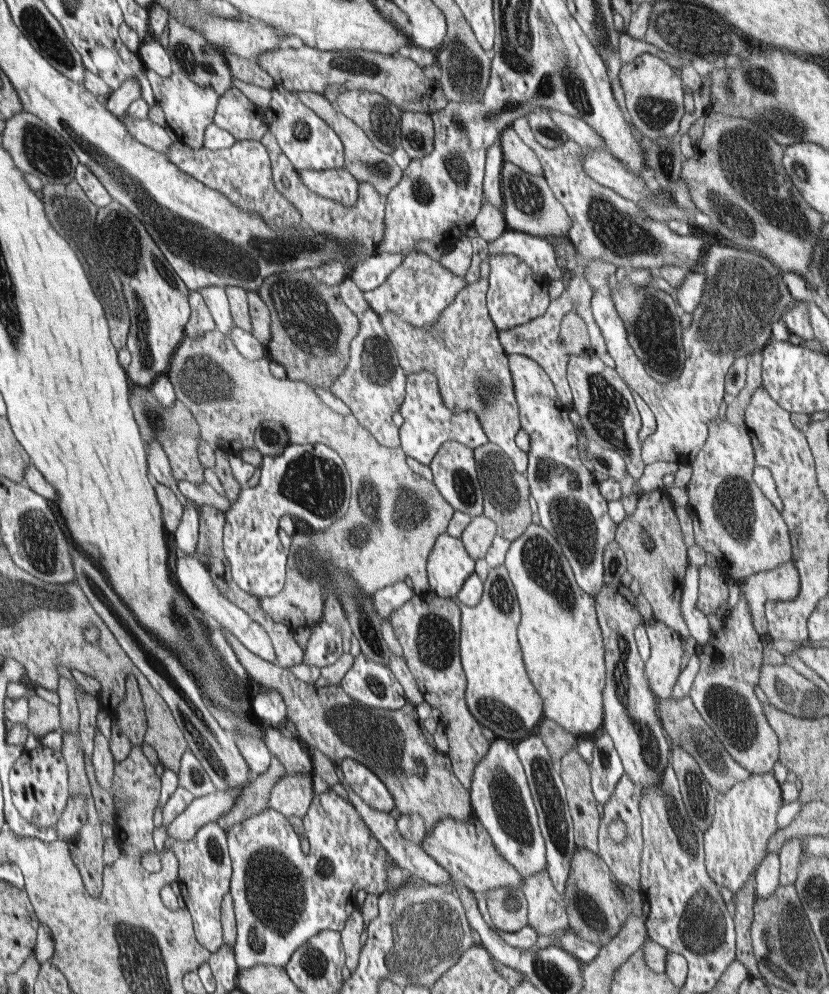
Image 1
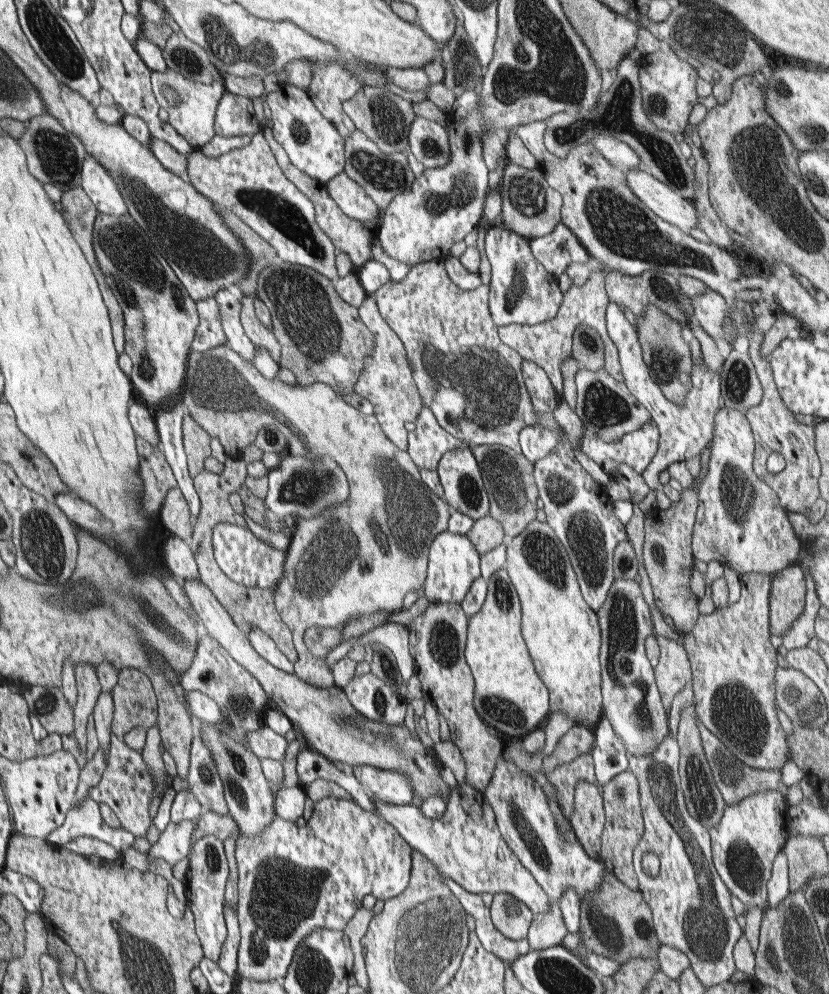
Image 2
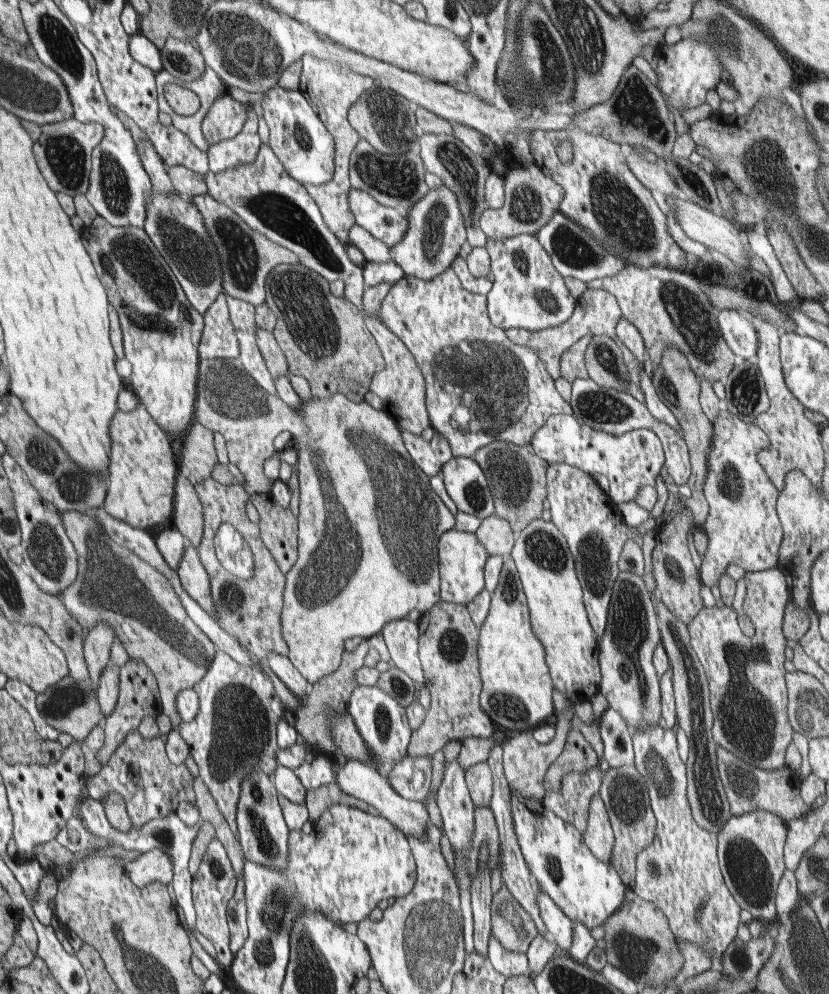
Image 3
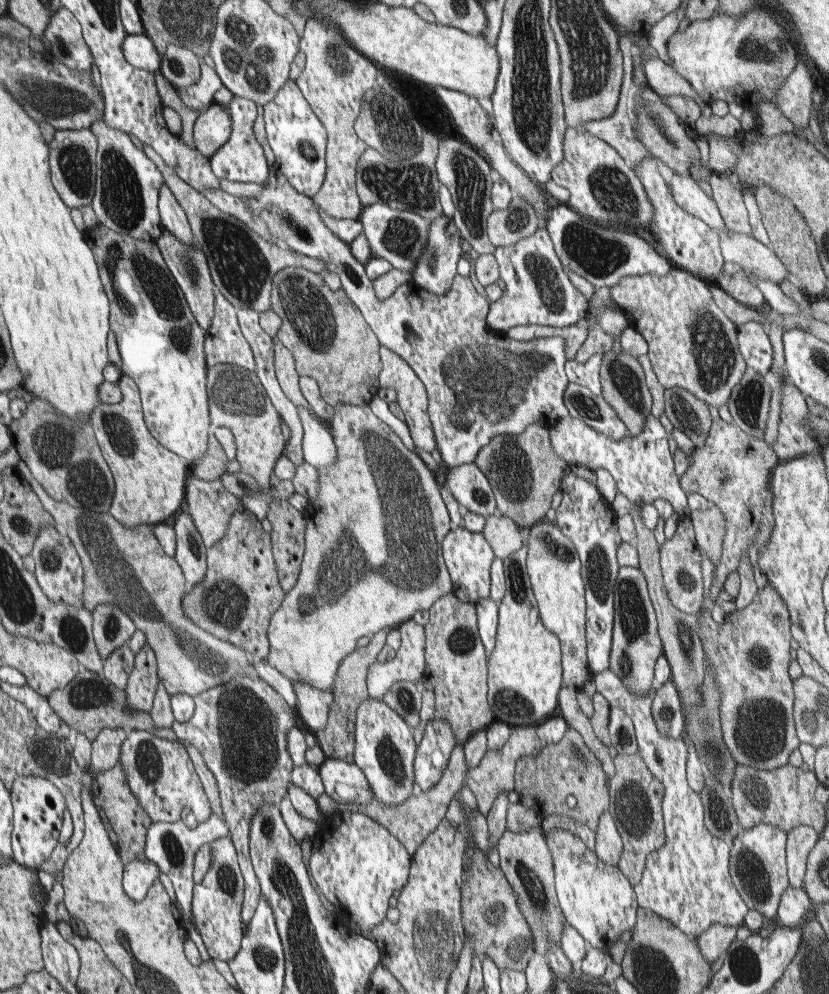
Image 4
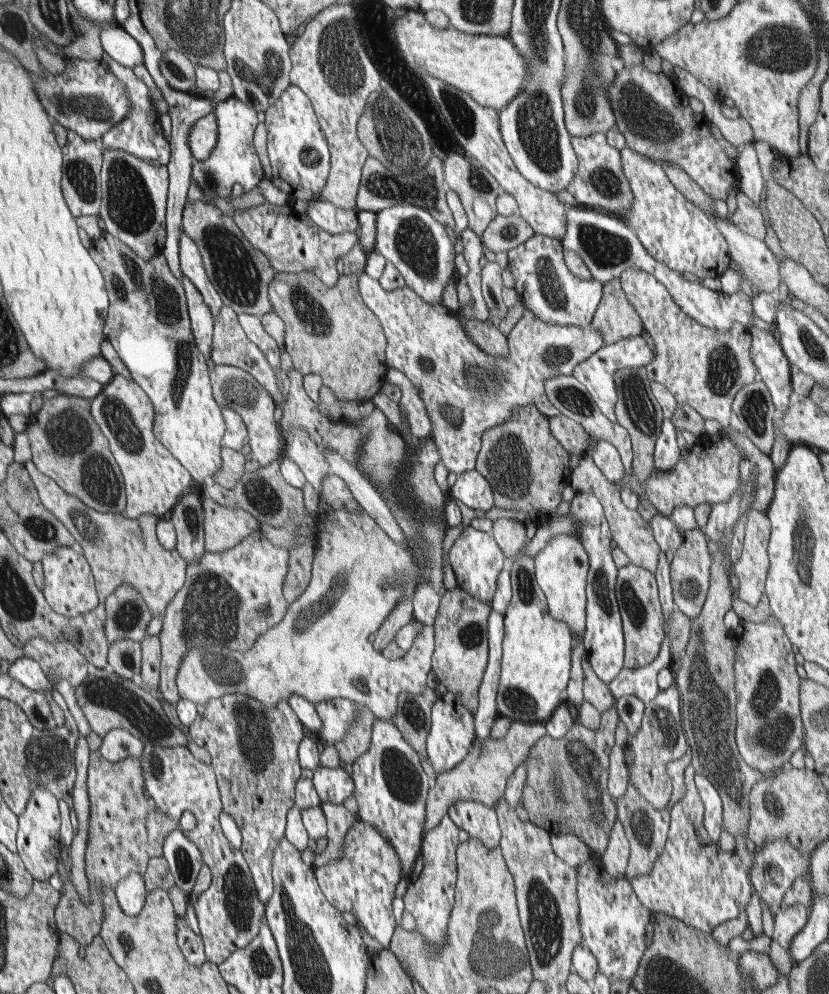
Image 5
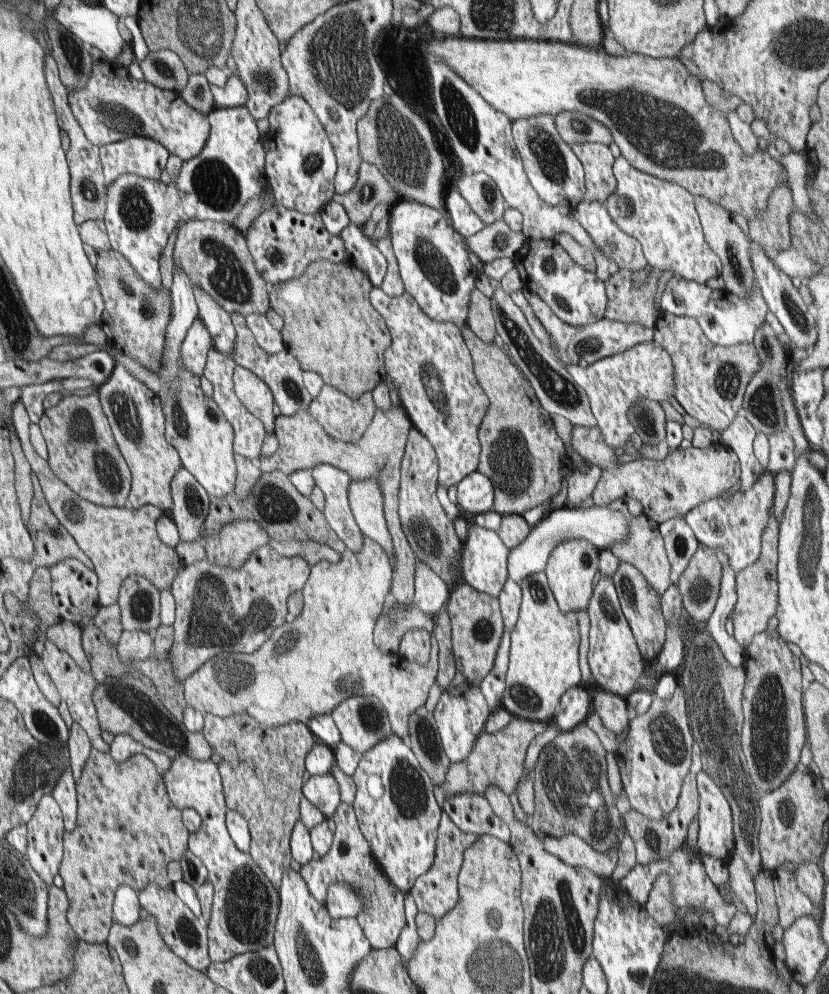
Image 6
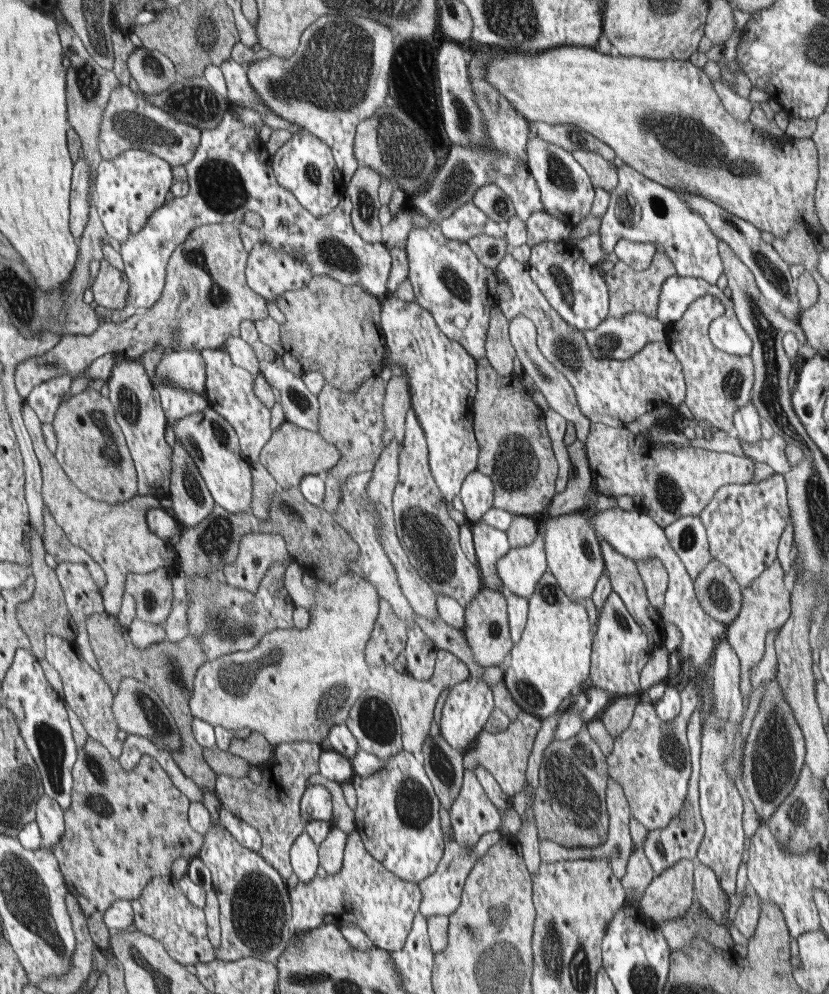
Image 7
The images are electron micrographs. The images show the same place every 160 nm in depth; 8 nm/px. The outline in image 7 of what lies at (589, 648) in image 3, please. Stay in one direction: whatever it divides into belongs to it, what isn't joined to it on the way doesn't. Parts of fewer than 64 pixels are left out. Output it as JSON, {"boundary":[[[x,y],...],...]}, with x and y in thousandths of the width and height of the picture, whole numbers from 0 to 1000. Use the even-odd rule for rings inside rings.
{"boundary":[[[695,513],[657,525],[655,544],[661,574],[673,585],[676,594],[688,606],[706,606],[715,600],[719,588],[730,575],[729,561],[725,558],[723,542],[718,533],[703,516]]]}

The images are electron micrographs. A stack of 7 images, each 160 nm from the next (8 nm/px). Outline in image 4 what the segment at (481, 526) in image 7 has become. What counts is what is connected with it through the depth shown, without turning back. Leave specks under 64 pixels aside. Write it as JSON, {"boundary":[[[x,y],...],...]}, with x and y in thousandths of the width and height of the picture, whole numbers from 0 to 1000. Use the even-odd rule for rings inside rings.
{"boundary":[[[545,530],[533,544],[533,565],[542,575],[546,598],[556,606],[574,608],[591,601],[591,569],[597,557],[581,536],[569,535],[560,530]]]}

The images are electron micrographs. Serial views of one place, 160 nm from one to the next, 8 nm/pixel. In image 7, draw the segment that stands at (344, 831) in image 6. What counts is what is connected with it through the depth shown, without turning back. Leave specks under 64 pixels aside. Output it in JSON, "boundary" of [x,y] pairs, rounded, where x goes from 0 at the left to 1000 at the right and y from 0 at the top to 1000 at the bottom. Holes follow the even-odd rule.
{"boundary":[[[427,835],[420,839],[410,877],[396,879],[393,883],[380,881],[375,887],[361,887],[355,894],[349,895],[355,934],[356,936],[375,937],[396,930],[407,933],[411,930],[428,930],[437,938],[441,939],[451,953],[468,957],[485,956],[495,940],[499,923],[507,913],[509,900],[505,888],[485,885],[461,871],[460,867],[456,867],[441,856],[432,836]]]}

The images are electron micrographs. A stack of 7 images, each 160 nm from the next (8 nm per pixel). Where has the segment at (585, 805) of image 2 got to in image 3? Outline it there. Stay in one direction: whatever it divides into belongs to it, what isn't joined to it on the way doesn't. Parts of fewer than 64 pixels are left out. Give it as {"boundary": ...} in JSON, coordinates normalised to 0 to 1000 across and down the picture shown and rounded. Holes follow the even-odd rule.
{"boundary":[[[717,799],[712,806],[708,834],[702,837],[702,841],[719,863],[730,868],[737,867],[742,839],[724,799]]]}

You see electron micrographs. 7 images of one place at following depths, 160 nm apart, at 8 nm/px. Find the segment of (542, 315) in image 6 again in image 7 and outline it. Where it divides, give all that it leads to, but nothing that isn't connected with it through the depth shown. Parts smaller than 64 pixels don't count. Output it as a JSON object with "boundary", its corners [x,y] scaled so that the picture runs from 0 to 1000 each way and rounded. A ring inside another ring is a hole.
{"boundary":[[[758,315],[748,320],[733,318],[717,332],[702,332],[701,335],[704,335],[710,352],[719,360],[753,363],[772,354],[782,345],[803,343],[806,330],[809,330],[809,326],[796,324],[793,318]]]}

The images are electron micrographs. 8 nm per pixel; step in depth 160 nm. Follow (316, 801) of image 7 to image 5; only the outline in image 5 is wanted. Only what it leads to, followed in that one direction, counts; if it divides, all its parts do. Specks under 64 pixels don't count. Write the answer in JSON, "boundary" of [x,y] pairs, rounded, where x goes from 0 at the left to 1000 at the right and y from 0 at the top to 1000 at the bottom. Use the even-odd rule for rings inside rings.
{"boundary":[[[385,771],[378,776],[376,787],[387,807],[414,809],[417,803],[426,801],[428,791],[425,780],[416,776],[415,771]]]}

